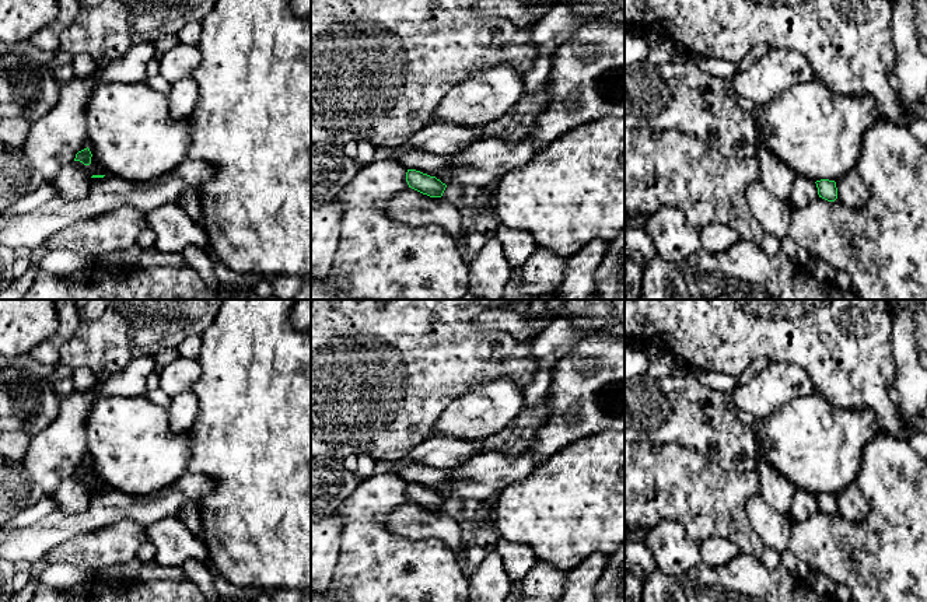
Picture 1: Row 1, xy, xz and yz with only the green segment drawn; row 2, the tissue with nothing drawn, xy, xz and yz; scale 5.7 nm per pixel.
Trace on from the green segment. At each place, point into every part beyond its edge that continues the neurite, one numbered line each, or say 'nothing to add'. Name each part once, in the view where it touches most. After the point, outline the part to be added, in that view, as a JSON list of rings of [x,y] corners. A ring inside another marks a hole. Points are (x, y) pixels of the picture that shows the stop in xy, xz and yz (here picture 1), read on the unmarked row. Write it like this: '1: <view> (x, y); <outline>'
nothing to add

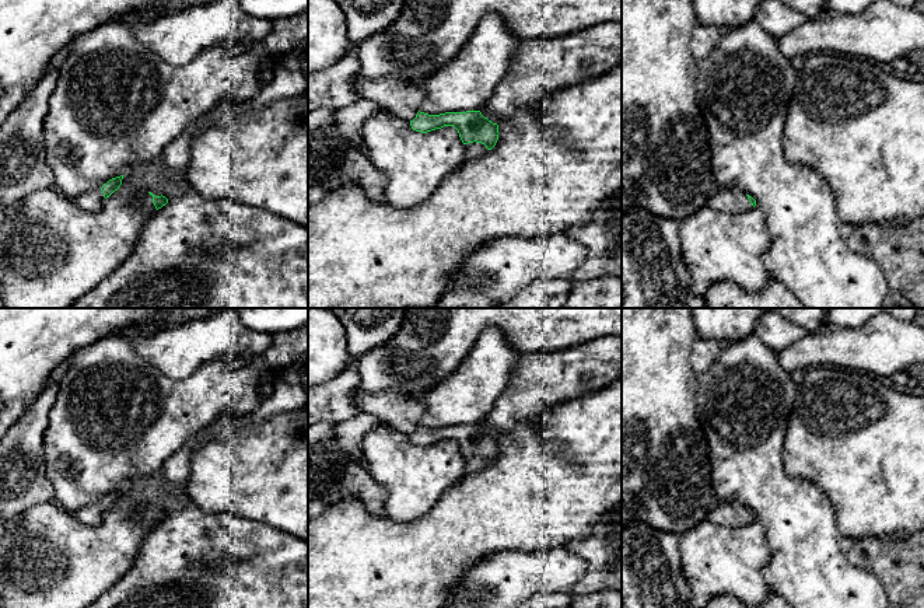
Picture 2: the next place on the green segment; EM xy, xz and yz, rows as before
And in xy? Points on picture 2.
1: xy (93, 516); [[[101,503],[77,510],[73,513],[73,516],[81,521],[83,524],[87,524],[90,527],[101,525],[104,521],[104,507]]]

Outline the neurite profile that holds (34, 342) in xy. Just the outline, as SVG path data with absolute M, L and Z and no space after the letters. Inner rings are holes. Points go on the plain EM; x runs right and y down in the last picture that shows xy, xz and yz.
M0 308L0 437L48 385L50 373L76 350L136 322L148 322L161 308Z

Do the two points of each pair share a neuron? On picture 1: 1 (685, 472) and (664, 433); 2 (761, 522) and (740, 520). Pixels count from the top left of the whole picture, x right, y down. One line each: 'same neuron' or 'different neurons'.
1: different neurons
2: different neurons

